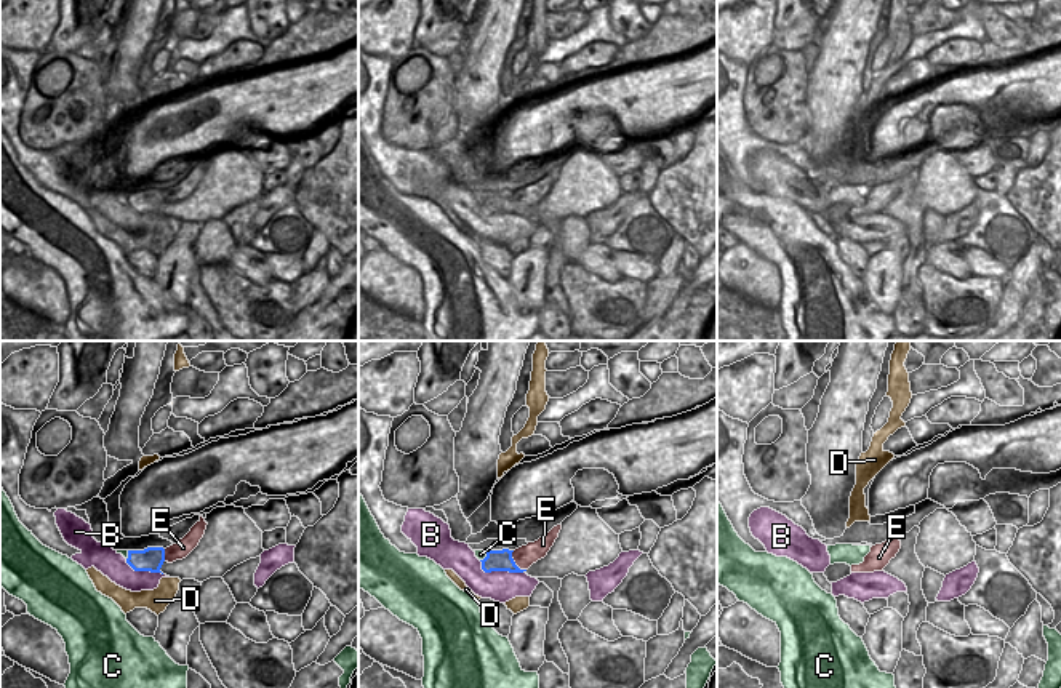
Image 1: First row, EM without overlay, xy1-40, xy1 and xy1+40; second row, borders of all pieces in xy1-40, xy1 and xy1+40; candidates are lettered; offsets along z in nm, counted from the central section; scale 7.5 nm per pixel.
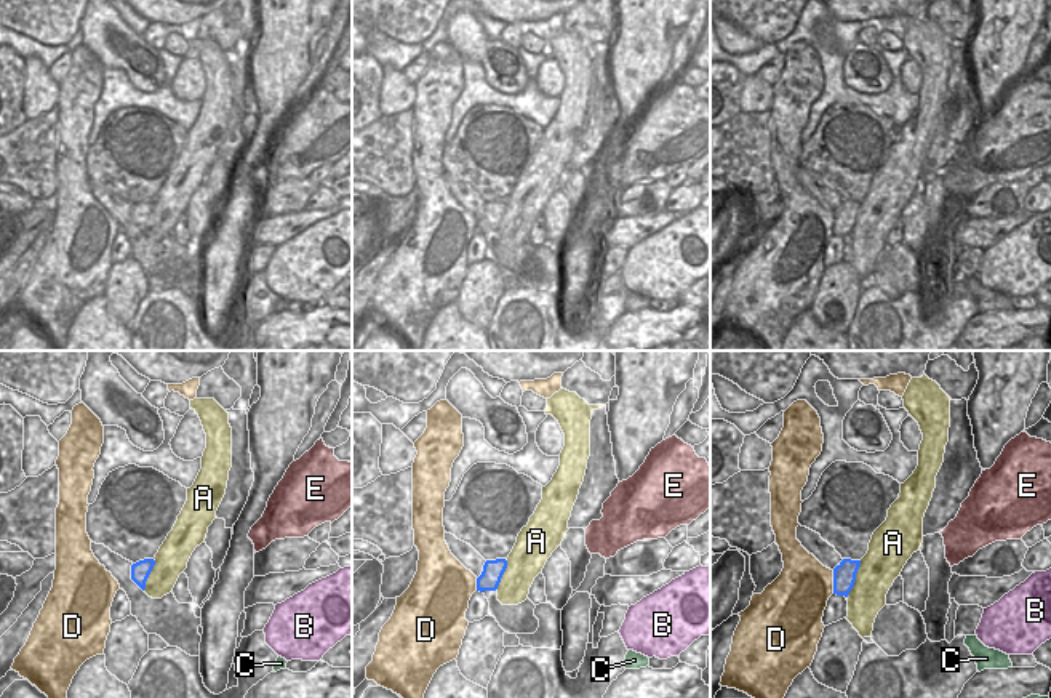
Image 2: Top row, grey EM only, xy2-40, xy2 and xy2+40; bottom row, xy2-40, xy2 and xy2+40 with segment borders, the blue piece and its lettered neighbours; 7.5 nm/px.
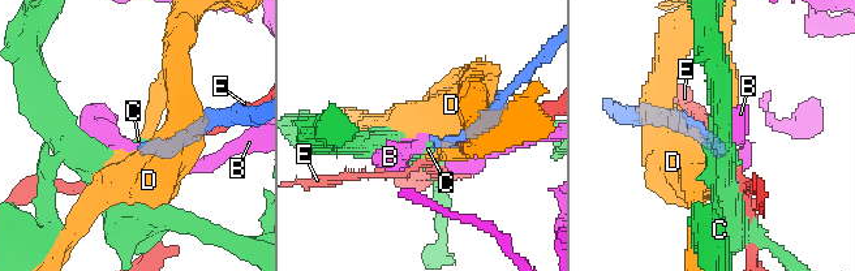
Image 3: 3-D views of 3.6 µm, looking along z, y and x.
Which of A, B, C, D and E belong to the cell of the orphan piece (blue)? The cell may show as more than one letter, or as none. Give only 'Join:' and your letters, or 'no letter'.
Join: no letter

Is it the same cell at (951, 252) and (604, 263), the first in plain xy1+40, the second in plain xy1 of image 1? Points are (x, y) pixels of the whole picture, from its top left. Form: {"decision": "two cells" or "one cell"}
{"decision": "one cell"}

